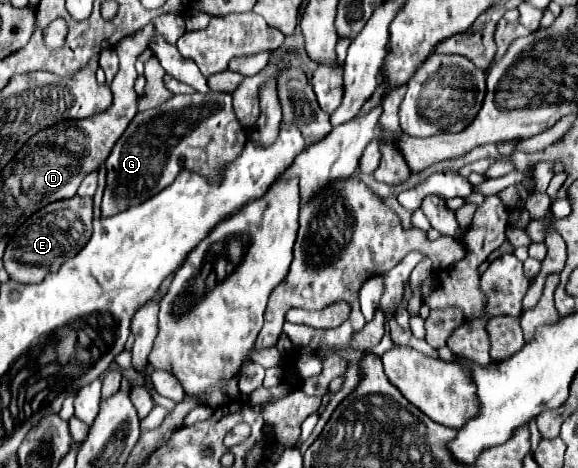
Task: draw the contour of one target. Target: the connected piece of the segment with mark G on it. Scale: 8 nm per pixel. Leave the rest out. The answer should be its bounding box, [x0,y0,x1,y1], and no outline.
[101,93,247,215]

